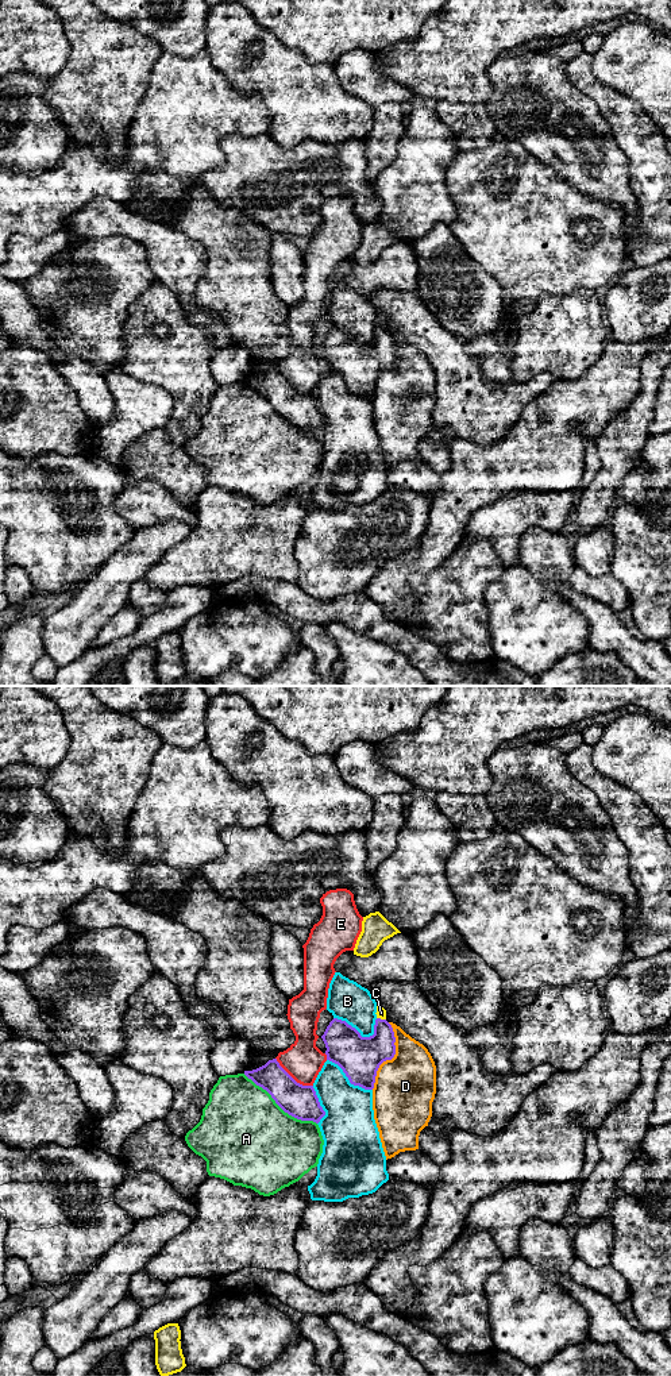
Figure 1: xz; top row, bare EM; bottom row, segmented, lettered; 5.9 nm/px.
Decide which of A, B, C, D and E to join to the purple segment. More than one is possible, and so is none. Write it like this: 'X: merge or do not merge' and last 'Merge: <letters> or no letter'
A: do not merge
B: do not merge
C: do not merge
D: do not merge
E: do not merge
Merge: no letter

